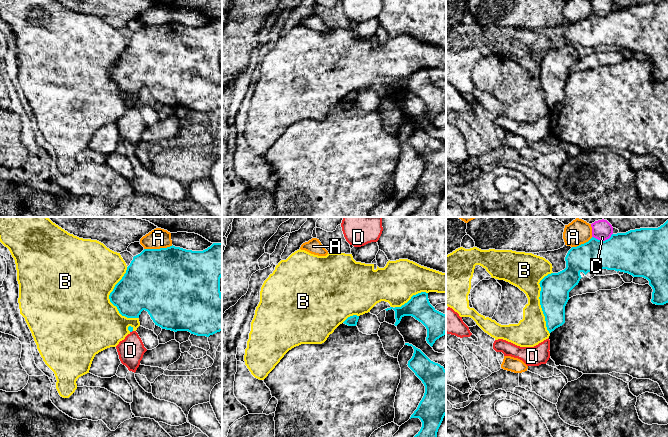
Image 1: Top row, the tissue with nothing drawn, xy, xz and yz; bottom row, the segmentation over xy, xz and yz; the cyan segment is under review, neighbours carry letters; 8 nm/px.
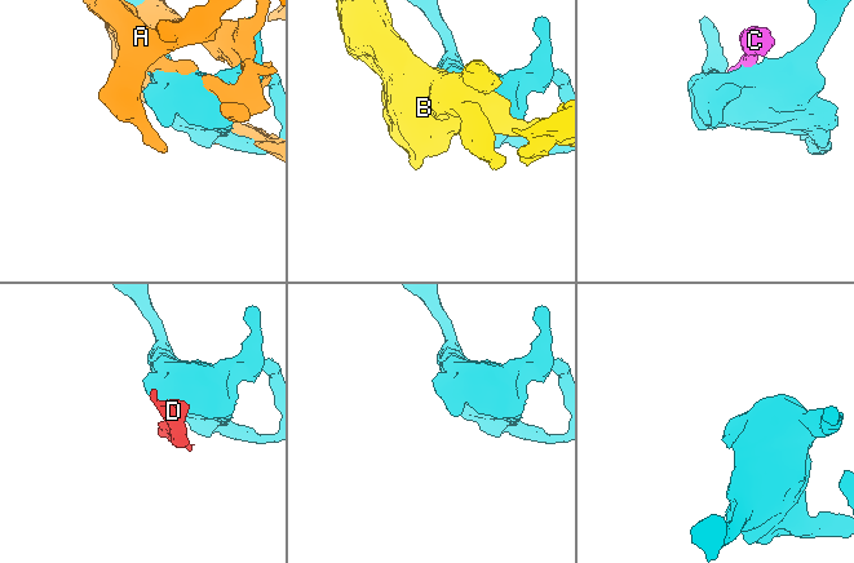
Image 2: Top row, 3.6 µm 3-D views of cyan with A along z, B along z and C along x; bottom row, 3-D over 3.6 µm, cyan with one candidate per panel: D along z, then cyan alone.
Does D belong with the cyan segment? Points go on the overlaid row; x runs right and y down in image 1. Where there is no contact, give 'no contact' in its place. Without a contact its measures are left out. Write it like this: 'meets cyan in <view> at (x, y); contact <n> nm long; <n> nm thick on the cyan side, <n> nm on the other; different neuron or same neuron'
meets cyan in xy at (131, 331); contact 30 nm long; 40 nm thick on the cyan side, 200 nm on the other; different neuron

